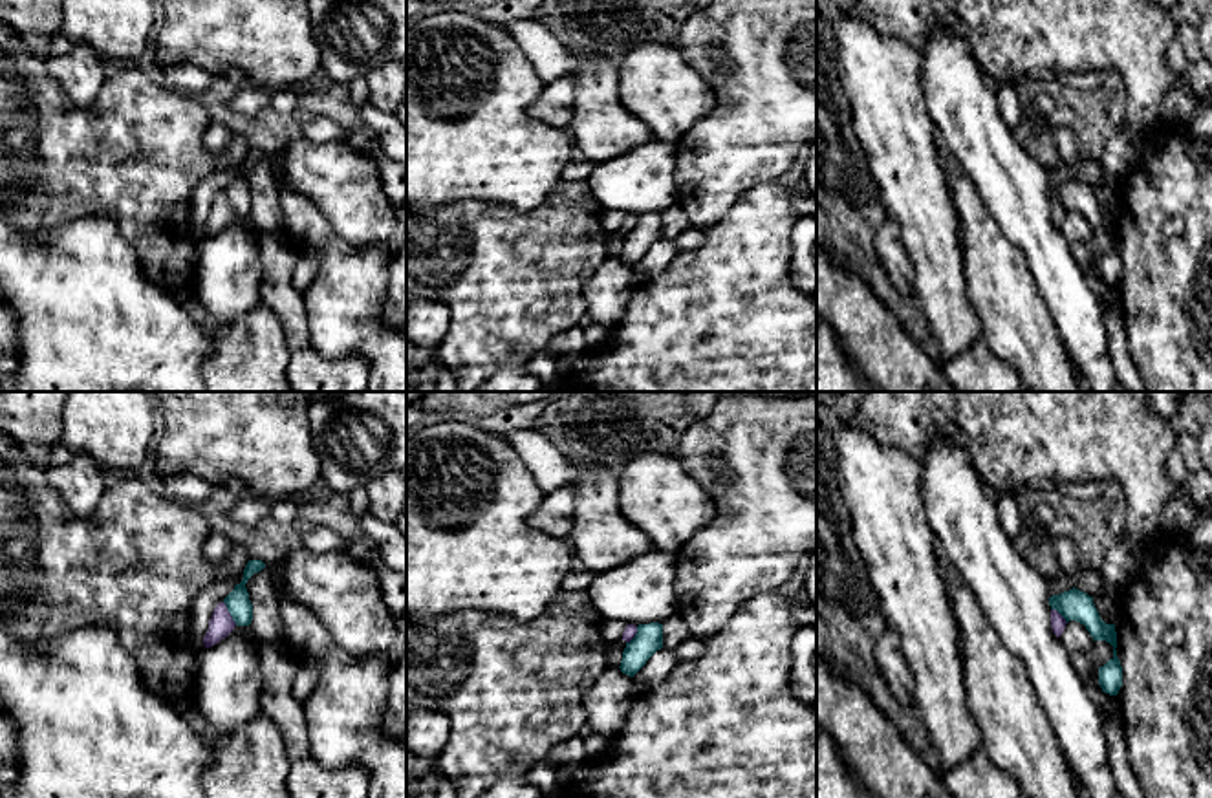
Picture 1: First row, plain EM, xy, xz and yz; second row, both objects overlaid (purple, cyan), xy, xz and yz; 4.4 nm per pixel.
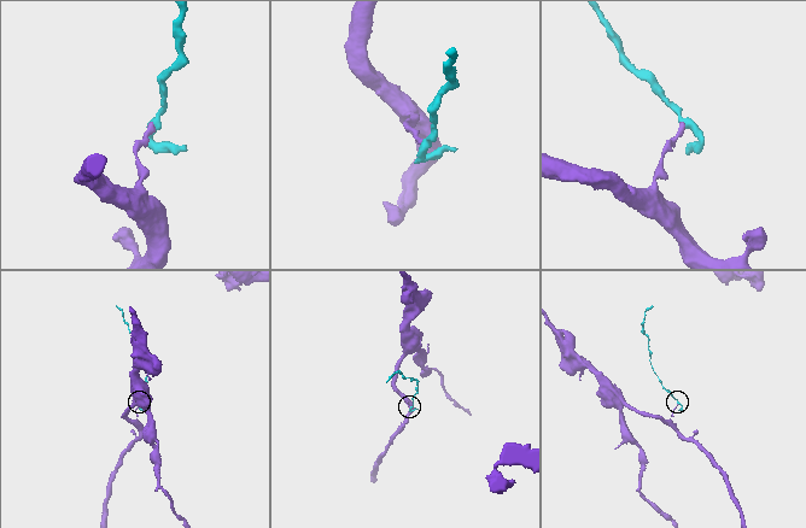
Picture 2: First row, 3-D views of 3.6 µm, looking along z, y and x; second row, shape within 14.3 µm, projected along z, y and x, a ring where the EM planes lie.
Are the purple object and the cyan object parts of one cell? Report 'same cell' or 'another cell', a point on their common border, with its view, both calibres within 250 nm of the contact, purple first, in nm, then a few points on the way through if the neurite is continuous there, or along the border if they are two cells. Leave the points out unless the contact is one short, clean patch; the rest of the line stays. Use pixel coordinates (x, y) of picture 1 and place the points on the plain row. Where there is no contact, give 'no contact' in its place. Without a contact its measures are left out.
another cell; contact xy (229, 204); calibres 110 and 110 nm; border xy (224, 191), (237, 215)

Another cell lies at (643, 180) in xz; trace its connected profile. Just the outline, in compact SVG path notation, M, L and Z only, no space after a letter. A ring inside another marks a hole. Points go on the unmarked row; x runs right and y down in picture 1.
M652 137L621 157L593 165L586 181L602 210L661 214L677 203L676 145Z

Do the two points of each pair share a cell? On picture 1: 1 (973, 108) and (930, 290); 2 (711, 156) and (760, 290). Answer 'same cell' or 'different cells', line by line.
1: different cells
2: different cells

